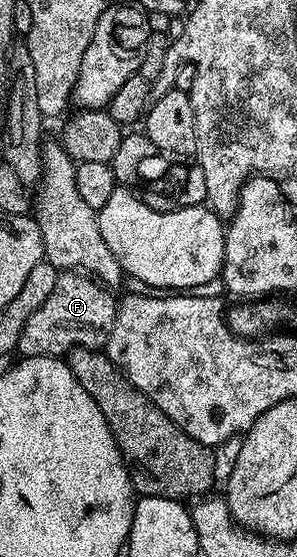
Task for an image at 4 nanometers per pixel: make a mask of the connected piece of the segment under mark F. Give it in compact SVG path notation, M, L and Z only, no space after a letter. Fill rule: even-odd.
M61 273L57 277L53 292L46 298L46 302L26 320L22 336L19 337L17 351L27 358L61 357L69 350L77 349L79 346L83 349L99 349L103 347L107 343L109 332L113 328L117 307L115 299L112 300L109 294L111 293L103 285L83 273Z

